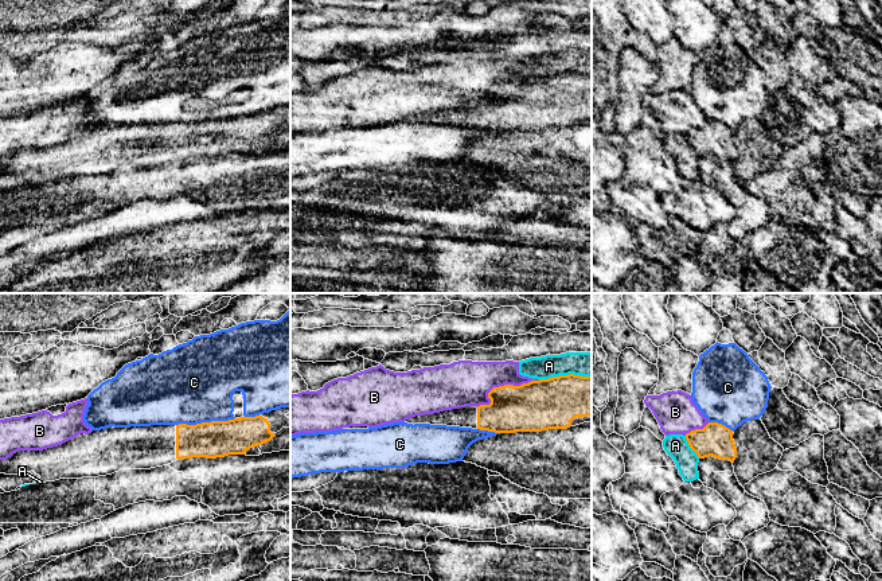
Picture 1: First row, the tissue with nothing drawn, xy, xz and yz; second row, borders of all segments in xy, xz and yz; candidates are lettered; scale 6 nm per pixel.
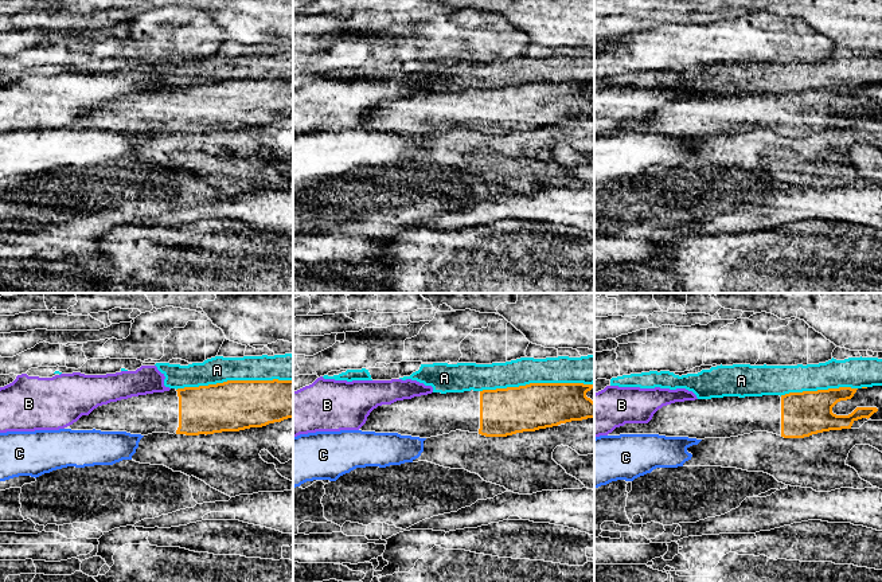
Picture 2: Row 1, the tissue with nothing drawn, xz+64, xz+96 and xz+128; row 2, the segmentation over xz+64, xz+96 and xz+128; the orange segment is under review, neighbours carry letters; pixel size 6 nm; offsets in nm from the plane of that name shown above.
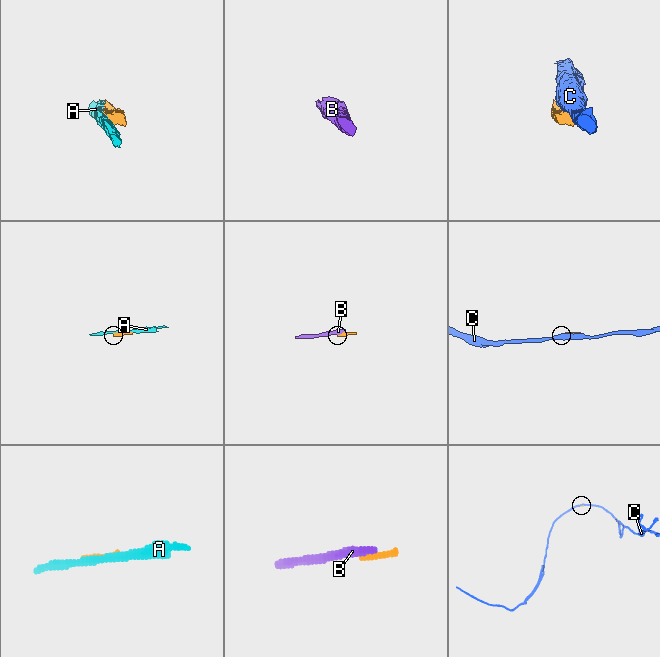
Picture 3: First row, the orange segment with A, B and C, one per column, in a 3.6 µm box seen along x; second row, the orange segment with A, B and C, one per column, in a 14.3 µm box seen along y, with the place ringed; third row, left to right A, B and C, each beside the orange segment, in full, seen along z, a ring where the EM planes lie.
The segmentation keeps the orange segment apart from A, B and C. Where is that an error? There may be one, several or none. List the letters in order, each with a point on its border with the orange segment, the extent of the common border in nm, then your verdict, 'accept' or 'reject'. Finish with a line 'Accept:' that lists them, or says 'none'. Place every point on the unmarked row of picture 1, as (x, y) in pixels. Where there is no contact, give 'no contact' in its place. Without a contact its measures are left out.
A: meets orange in xz at (565, 74); contact 320 nm long; reject
B: meets orange in xz at (502, 85); contact 420 nm long; reject
C: meets orange in xy at (205, 121); contact 360 nm long; reject
Accept: none

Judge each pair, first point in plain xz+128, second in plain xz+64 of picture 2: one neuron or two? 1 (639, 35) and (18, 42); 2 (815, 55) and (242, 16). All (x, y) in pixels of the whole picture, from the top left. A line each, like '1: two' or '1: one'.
1: two
2: two

